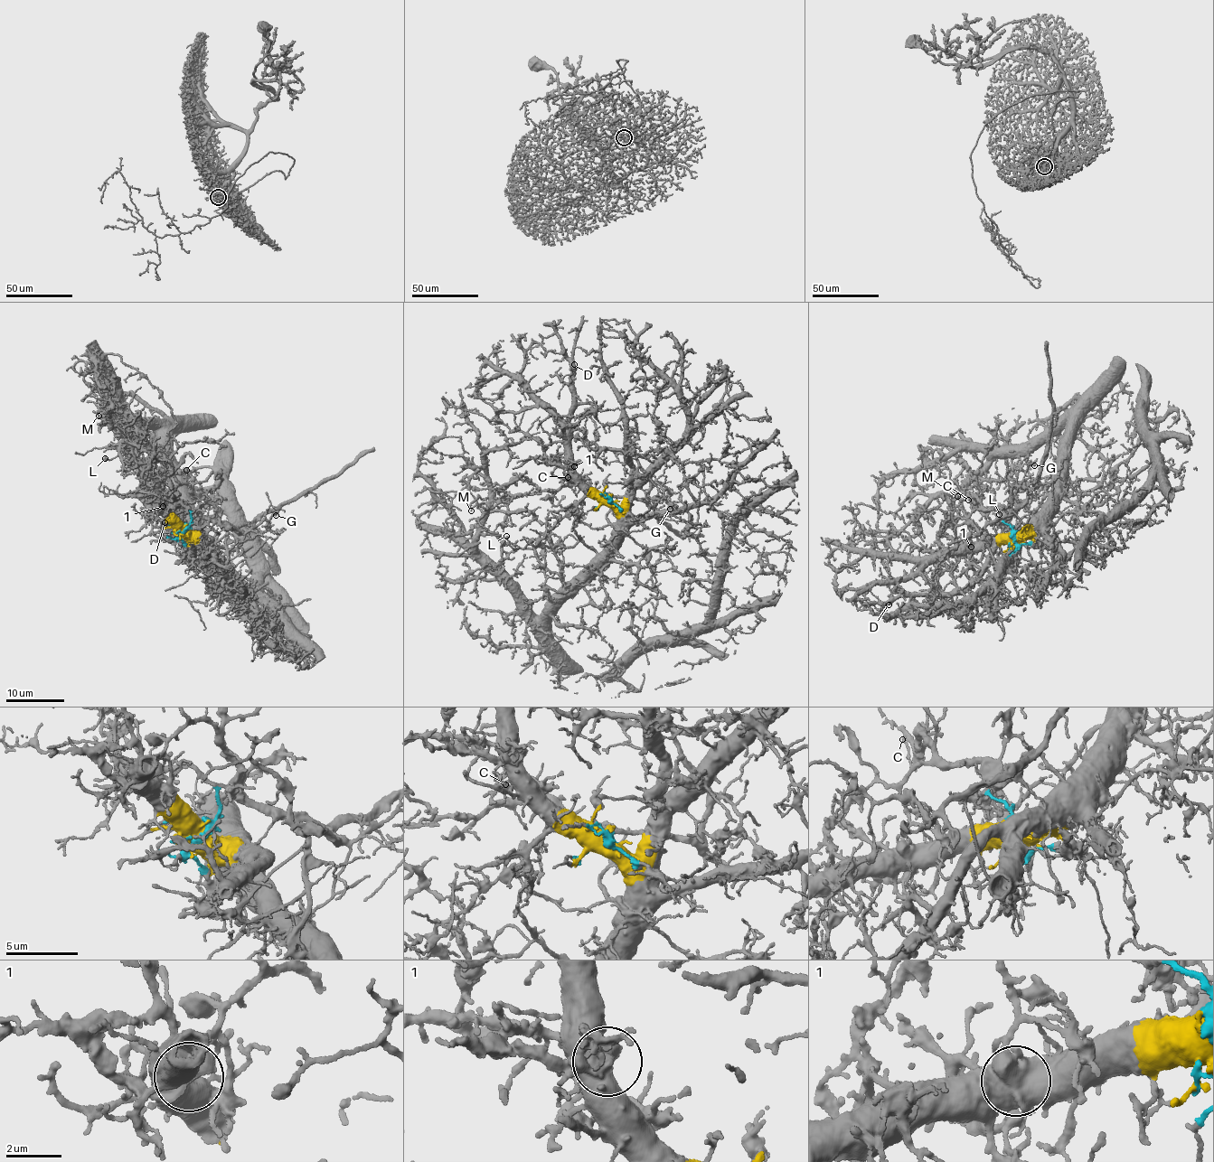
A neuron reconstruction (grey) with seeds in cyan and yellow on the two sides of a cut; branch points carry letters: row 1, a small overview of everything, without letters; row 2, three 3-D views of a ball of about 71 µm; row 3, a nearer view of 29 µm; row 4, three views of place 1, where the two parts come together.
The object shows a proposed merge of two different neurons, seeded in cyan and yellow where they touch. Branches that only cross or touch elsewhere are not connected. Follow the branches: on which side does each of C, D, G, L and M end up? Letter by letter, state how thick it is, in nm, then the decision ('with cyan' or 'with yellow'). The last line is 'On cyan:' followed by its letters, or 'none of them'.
C: 140 nm | with cyan
D: 240 nm | with yellow
G: 180 nm | with cyan
L: 160 nm | with cyan
M: 140 nm | with cyan
On cyan: C, G, L, M

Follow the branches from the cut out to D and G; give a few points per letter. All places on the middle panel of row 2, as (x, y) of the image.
D: (609, 498), (593, 492), (574, 472), (569, 420), (575, 407), (569, 375), (576, 370), (574, 365)
G: (609, 498), (639, 501), (648, 488), (661, 482), (670, 510)

